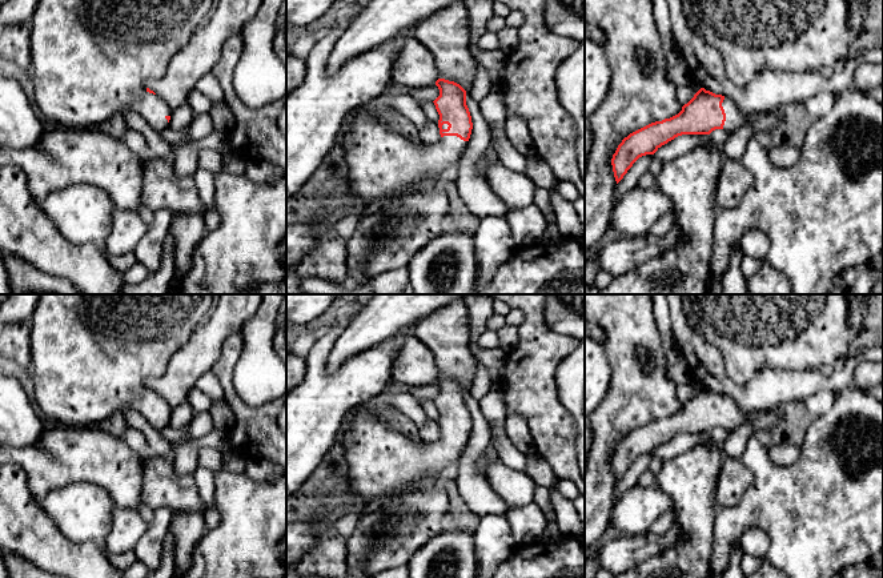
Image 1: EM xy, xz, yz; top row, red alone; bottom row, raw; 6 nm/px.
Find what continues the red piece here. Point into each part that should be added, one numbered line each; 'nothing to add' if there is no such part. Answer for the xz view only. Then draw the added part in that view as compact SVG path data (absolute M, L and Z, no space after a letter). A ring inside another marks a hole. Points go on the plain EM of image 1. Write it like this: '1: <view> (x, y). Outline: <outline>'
1: xz (381, 461). Outline: M361 409L346 421L340 437L349 469L349 485L364 499L364 509L405 489L422 487L432 482L433 475L458 459L467 443L467 439L457 434L443 434L436 442L414 442L377 414Z

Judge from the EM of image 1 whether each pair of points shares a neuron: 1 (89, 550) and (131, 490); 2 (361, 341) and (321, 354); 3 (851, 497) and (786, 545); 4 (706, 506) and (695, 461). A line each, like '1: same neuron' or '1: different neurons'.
1: different neurons
2: different neurons
3: same neuron
4: same neuron

